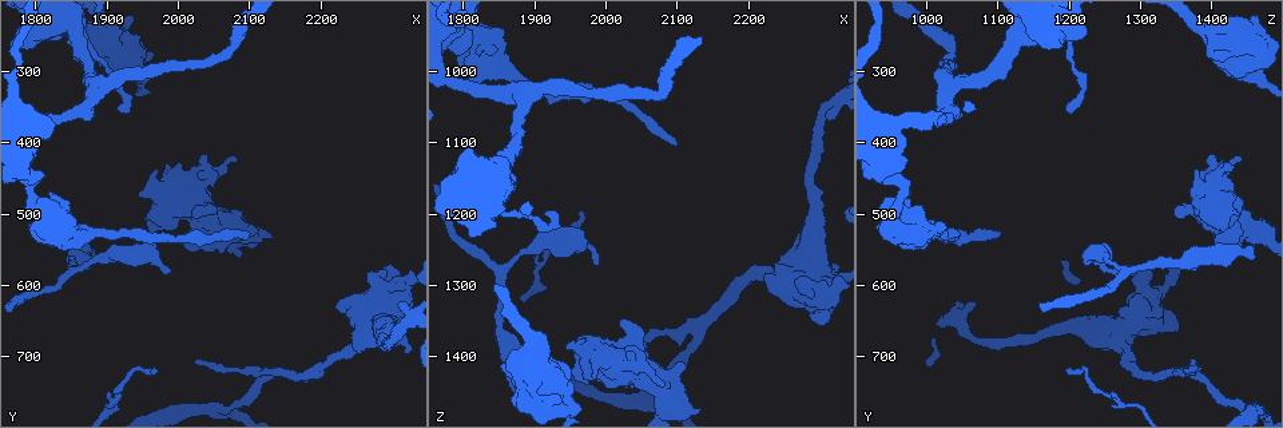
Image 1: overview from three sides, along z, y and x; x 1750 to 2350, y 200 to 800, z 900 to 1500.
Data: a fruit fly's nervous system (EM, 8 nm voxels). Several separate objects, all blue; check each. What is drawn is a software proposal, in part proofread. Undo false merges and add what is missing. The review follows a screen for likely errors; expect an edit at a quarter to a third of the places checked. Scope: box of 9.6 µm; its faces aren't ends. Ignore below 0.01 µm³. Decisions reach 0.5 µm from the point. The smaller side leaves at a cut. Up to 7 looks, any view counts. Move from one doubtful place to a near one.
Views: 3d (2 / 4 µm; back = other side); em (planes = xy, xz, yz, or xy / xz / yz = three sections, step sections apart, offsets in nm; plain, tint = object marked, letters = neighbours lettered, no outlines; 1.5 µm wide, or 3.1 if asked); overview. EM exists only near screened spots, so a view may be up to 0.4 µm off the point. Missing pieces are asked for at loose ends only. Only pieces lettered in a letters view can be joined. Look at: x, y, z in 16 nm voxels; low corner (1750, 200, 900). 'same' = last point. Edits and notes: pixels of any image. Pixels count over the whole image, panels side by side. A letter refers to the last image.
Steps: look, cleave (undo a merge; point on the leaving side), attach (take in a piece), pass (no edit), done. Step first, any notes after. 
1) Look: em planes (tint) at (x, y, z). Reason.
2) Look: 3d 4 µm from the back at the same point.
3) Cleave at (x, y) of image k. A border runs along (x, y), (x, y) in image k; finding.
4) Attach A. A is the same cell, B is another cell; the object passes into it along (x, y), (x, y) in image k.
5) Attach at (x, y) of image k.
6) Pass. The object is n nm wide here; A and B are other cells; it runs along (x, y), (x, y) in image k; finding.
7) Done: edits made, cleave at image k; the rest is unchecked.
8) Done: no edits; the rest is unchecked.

Look: 3d 2 µm at (1880, 560, 1460). Free end.

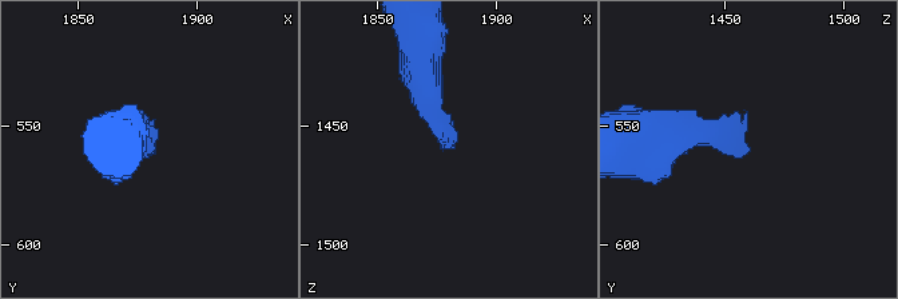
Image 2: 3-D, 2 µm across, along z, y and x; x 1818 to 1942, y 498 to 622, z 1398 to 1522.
Look: em planes (letters) at (1879, 561, 1460). Need the tissue.

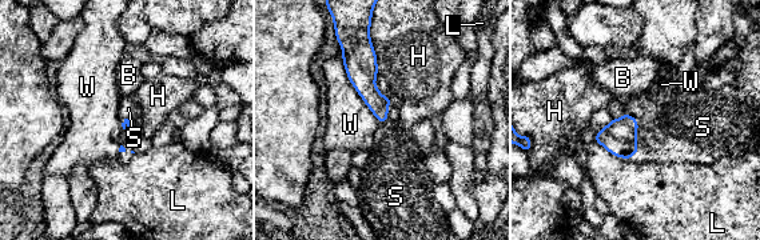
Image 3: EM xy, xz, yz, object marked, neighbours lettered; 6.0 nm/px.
Attach S. S is the same cell, B, H, L and W are other cells; the object passes into it along (619, 138), (636, 120), (676, 126) in image 3; the neuron continues.

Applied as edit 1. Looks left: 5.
Look: overview.

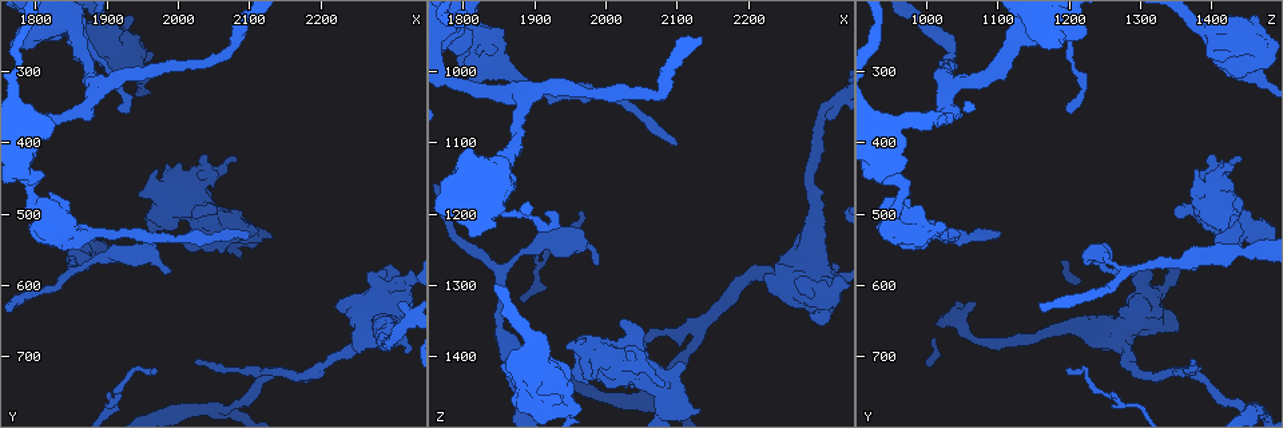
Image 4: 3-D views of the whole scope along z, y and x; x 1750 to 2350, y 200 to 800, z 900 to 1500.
Look: 3d 2 µm from the back at (2080, 425, 1440). Branch stops here.

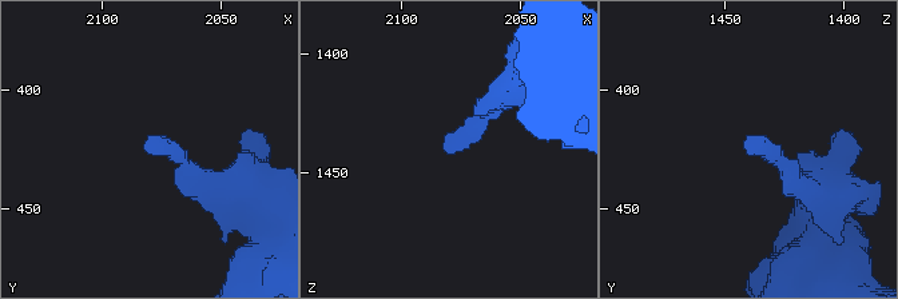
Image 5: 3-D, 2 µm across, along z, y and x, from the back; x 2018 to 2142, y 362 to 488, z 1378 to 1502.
Look: em planes (tint) at (2078, 420, 1441). Shape alone is not enough.

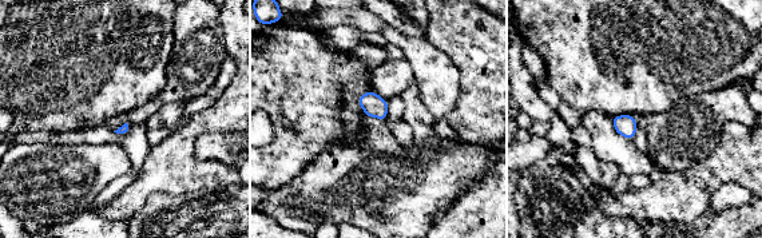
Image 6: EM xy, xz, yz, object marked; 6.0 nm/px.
Look: em planes (letters) at the same point. See the neighbours.

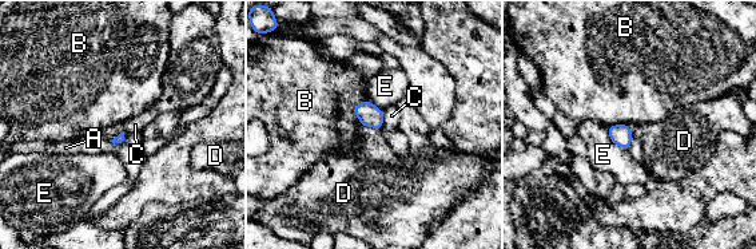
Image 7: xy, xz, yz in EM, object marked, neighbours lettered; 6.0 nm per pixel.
Pass. A, B, C, D and E are other cells; a border runs along (361, 125), (380, 130) in image 7; none of them fits.

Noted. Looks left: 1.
Done: edits made, attach at image 3; the rest is unchecked.

